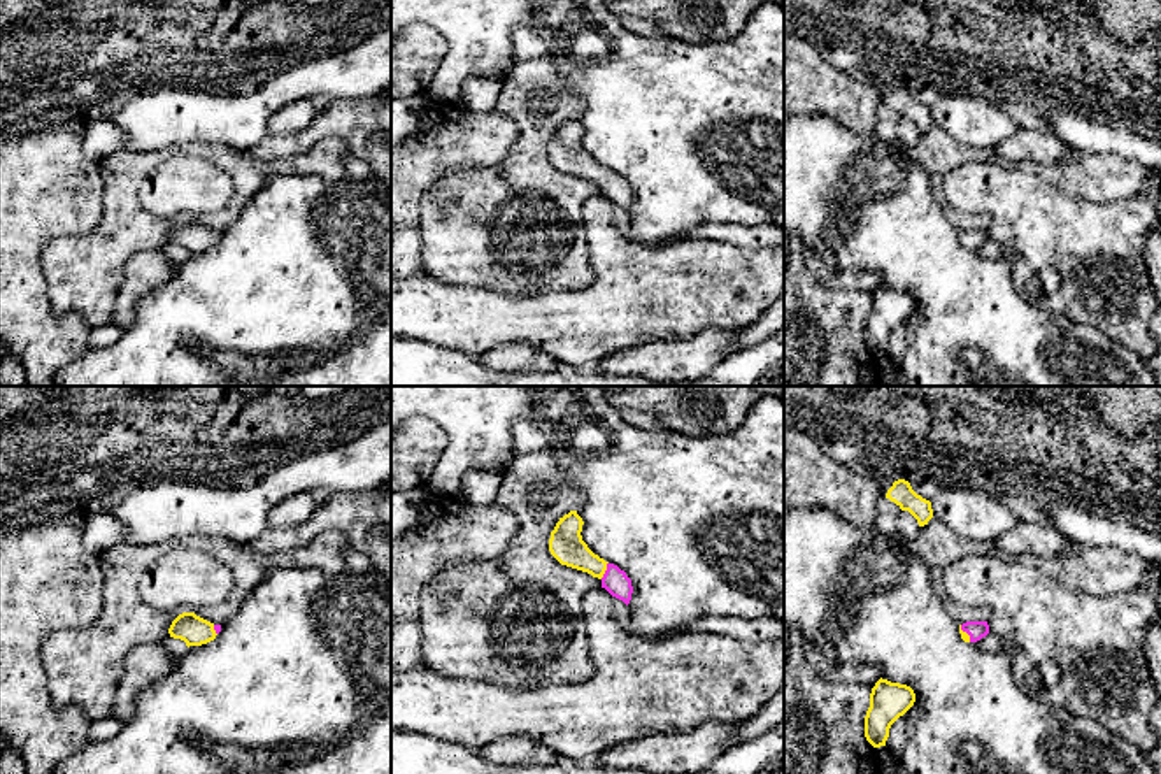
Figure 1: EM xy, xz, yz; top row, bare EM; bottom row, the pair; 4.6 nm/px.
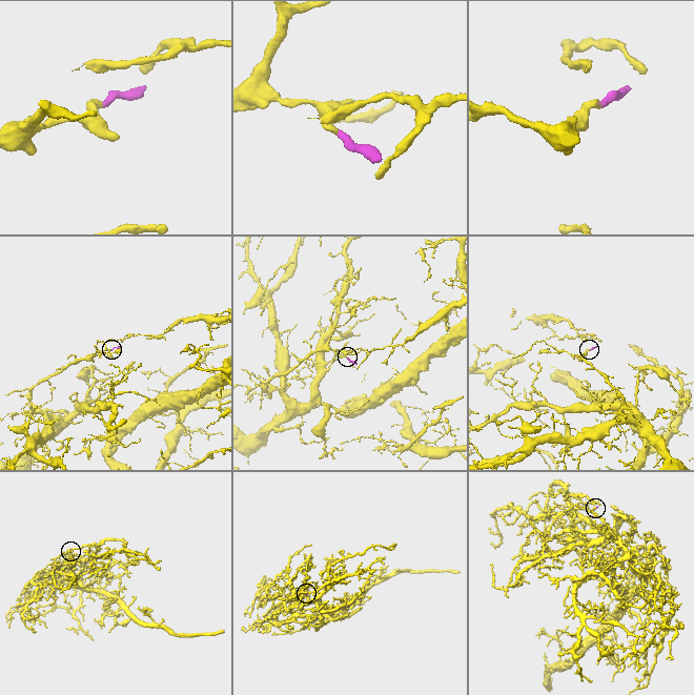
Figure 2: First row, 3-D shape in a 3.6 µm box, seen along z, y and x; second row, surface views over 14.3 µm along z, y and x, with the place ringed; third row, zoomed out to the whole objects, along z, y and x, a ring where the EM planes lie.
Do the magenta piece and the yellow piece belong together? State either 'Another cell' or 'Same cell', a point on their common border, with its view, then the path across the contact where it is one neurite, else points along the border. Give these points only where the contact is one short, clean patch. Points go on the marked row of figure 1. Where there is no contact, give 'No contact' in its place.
Same cell. Touches magenta at xz (605, 571). Path across: xz (614, 580), (605, 571), (584, 560), (565, 544)

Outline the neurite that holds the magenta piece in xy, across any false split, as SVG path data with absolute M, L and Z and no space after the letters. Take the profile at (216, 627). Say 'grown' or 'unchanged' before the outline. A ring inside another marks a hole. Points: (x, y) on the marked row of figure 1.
grown | M195 613L179 614L168 628L170 637L184 641L188 648L207 644L214 641L219 632L221 625L214 625Z

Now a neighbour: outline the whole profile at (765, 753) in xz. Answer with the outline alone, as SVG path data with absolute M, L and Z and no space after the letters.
M784 721L726 749L709 769L684 774L784 774Z

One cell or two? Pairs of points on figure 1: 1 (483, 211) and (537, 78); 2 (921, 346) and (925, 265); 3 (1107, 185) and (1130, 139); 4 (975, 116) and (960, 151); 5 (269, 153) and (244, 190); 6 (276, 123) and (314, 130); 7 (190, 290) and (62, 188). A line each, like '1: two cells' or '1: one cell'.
1: one cell
2: one cell
3: two cells
4: two cells
5: two cells
6: two cells
7: two cells

